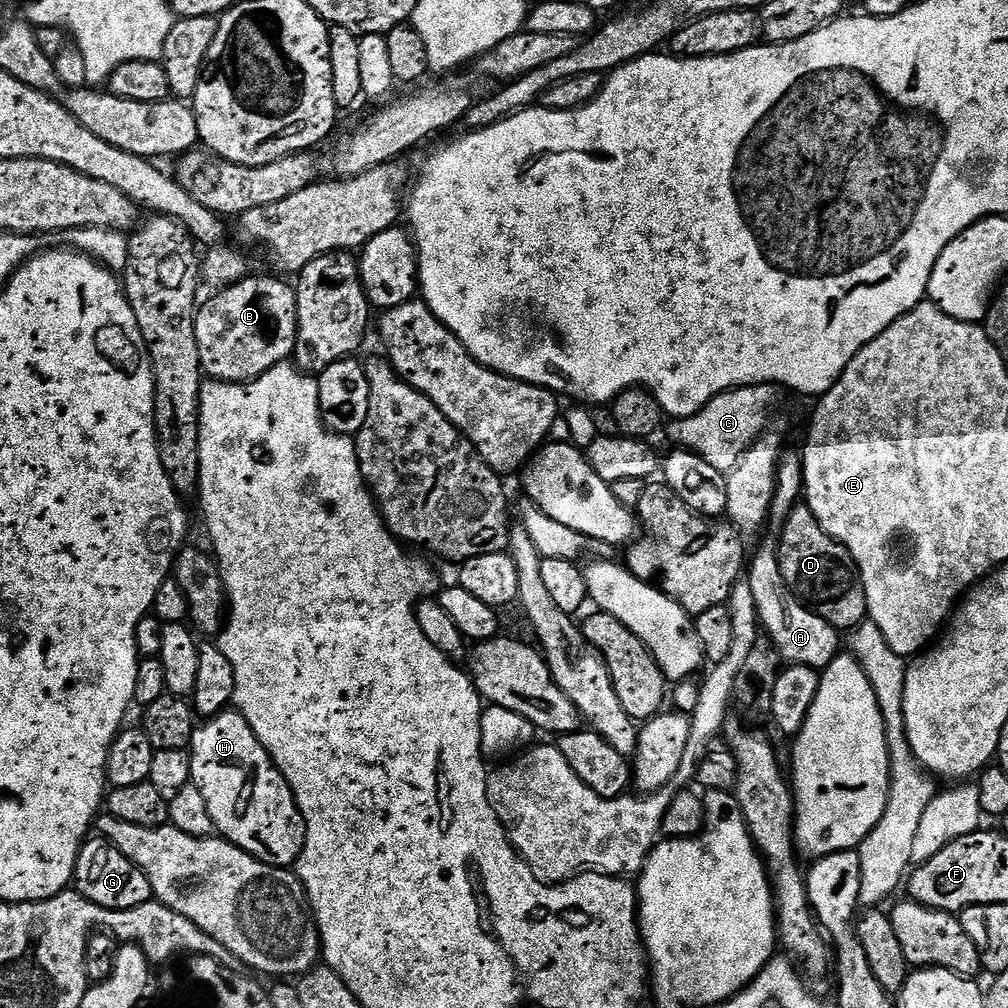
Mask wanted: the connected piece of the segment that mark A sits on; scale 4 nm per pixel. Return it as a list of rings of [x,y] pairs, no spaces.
[[[775,535],[766,537],[761,542],[760,549],[753,556],[751,553],[750,563],[746,568],[746,582],[754,594],[754,606],[763,635],[785,665],[801,664],[823,670],[831,660],[836,659],[842,648],[841,633],[830,626],[826,618],[814,614],[804,601],[792,593],[780,565]]]

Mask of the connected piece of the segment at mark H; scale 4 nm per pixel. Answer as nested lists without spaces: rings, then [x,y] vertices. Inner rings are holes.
[[[225,710],[217,716],[205,719],[192,733],[190,755],[192,783],[198,786],[198,790],[202,790],[202,798],[206,798],[206,807],[210,810],[215,831],[254,858],[275,868],[291,869],[304,849],[306,822],[298,810],[286,778],[276,769],[276,763],[268,755],[262,742],[258,742],[244,715],[235,710]]]

